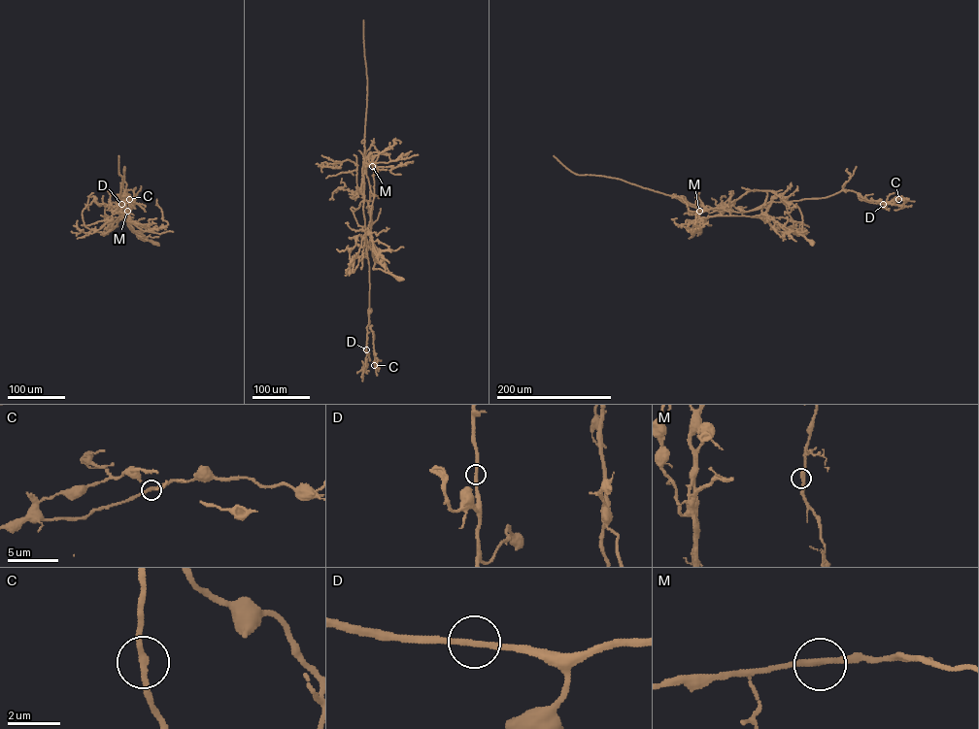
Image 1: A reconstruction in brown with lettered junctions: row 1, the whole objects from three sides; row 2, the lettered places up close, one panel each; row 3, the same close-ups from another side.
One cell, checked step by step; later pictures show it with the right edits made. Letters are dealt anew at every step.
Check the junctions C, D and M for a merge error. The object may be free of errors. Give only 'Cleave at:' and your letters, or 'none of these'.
Cleave at: none of these

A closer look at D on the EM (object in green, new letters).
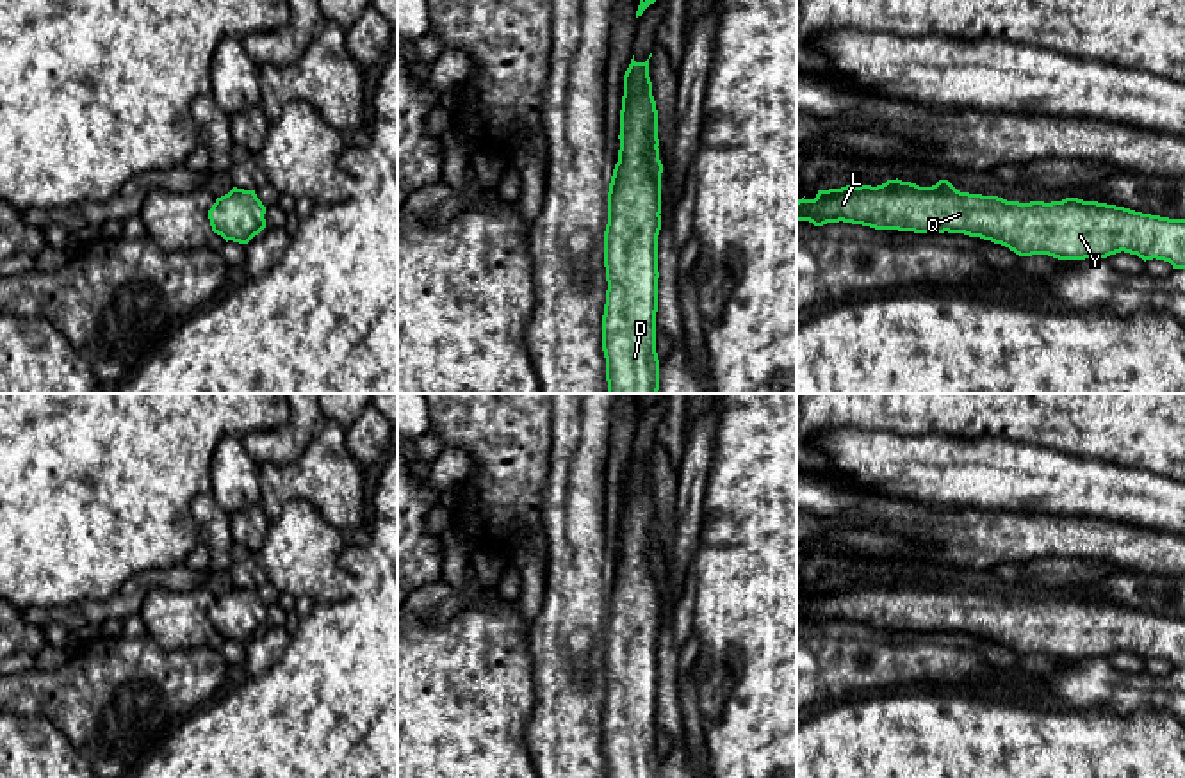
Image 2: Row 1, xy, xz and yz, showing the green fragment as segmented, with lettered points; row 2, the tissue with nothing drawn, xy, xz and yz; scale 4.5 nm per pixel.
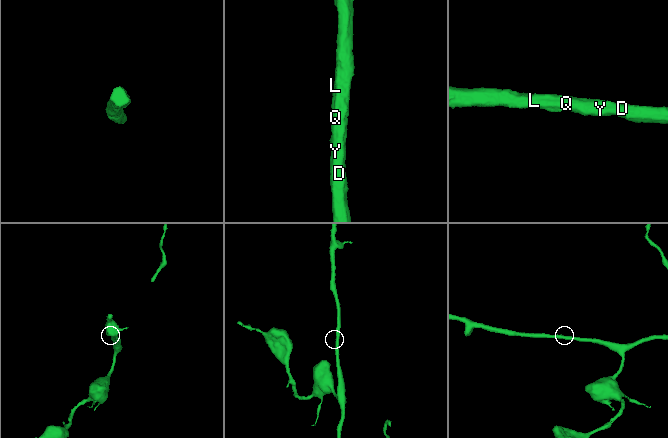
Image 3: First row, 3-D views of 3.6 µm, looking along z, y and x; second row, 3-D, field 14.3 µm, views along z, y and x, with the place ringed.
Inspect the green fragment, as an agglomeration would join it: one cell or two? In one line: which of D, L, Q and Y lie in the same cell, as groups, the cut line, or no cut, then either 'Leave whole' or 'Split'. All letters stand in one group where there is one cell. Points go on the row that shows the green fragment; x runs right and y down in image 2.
Groups: D L Q Y. No split. Leave whole

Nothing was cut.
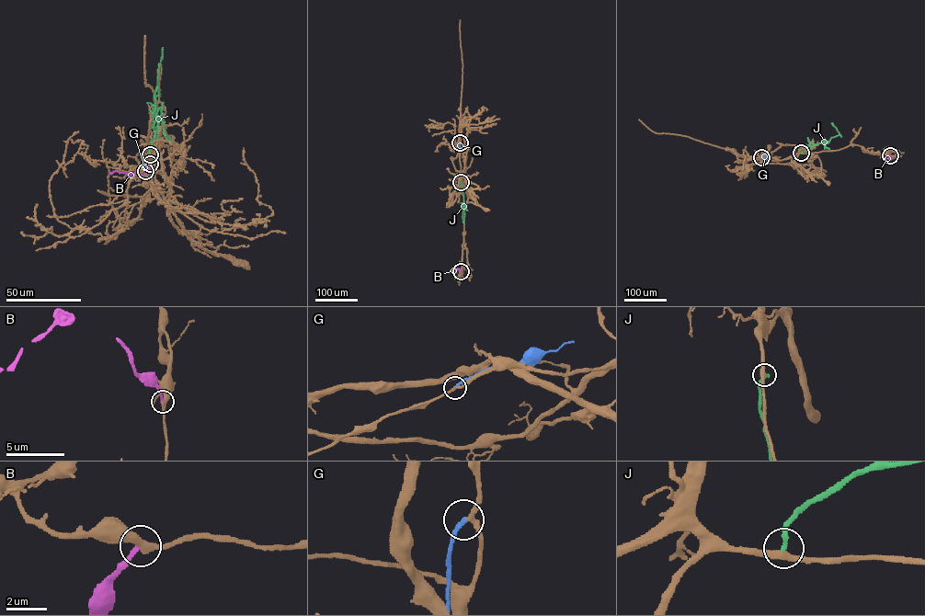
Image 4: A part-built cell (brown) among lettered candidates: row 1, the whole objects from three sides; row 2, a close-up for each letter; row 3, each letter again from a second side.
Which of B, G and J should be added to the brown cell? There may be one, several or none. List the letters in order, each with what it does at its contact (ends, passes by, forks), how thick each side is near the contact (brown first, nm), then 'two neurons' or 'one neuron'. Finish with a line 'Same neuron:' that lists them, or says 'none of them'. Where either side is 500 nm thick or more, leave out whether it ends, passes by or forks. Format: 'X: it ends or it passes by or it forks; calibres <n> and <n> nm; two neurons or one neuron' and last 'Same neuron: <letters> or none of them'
B: it ends; calibres 340 and 240 nm; two neurons
G: it ends; calibres 200 and 200 nm; two neurons
J: it ends; calibres 360 and 200 nm; one neuron
Same neuron: J

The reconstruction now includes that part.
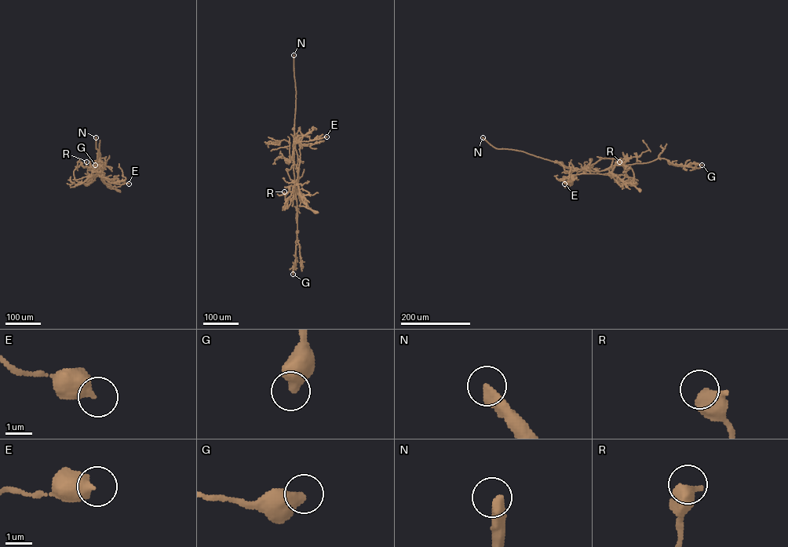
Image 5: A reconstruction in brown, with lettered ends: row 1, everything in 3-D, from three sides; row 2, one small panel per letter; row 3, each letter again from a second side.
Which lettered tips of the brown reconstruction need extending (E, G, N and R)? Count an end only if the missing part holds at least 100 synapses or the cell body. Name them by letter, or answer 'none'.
N

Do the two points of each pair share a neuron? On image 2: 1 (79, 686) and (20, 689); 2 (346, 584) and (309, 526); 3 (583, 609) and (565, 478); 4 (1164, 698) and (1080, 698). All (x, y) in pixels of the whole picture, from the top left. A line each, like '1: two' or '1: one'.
1: one
2: one
3: one
4: one

